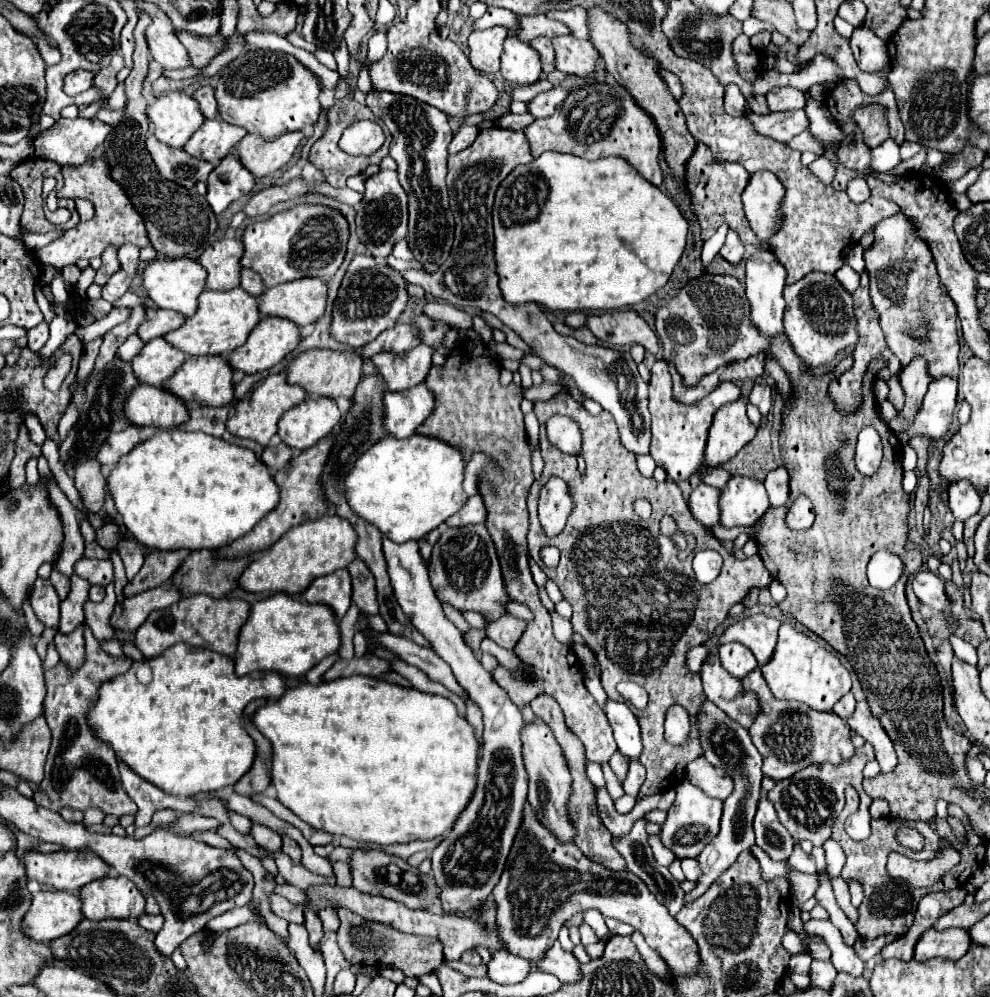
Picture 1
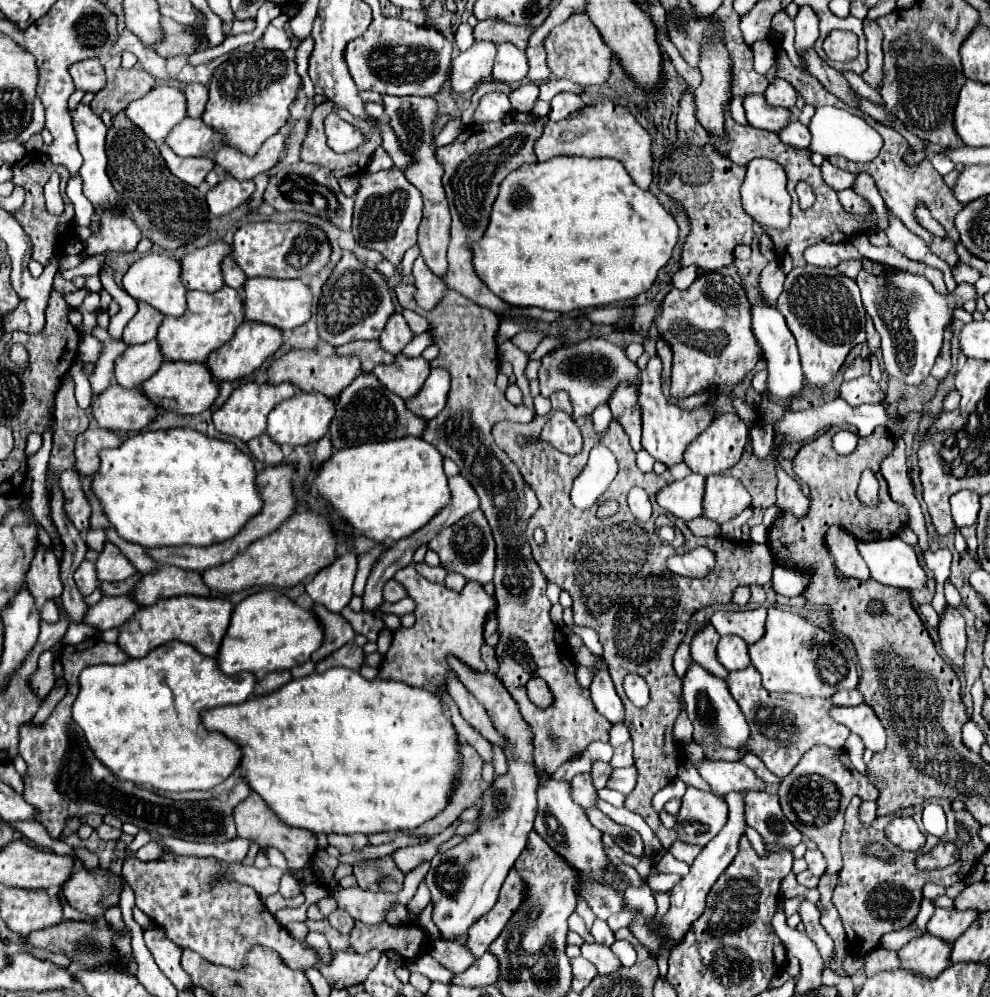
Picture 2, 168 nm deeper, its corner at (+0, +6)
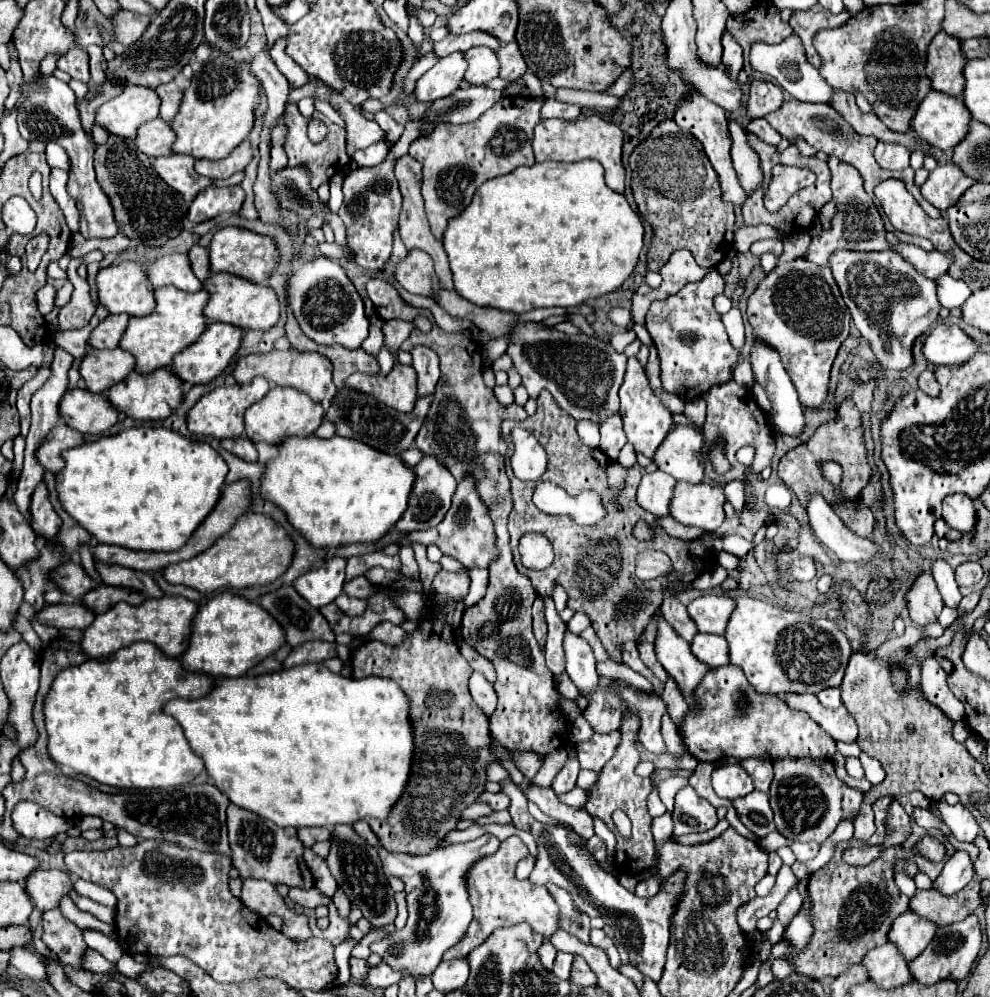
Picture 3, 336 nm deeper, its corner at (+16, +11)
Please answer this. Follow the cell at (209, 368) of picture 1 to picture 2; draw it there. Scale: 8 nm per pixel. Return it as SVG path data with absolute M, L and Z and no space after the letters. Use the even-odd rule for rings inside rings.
M164 362L160 370L140 386L142 394L156 406L176 414L200 414L212 406L218 396L218 386L208 374L208 368L198 362Z

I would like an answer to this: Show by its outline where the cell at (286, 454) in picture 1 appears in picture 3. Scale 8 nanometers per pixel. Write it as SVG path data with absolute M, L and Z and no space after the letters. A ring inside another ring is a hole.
M240 435L236 439L224 439L222 447L234 455L238 455L244 461L258 461L258 451L252 441L248 441L246 435Z

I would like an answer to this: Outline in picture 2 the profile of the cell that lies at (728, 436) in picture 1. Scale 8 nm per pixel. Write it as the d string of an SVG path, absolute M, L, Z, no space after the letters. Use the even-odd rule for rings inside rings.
M720 414L712 420L712 424L700 434L700 438L692 440L688 450L684 452L684 462L688 464L688 468L700 476L712 476L712 474L724 474L726 470L730 470L742 456L744 452L744 444L748 438L748 428L744 426L744 422L740 422L740 418L736 418L736 414Z

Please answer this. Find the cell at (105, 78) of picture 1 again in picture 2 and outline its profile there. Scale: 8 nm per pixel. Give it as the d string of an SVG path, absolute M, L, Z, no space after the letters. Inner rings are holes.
M112 56L106 62L104 70L108 76L108 84L90 102L90 108L96 116L100 116L102 112L110 112L112 116L116 116L120 110L124 110L124 106L128 106L128 102L152 90L148 88L148 74L136 68L124 70L120 66L120 56Z

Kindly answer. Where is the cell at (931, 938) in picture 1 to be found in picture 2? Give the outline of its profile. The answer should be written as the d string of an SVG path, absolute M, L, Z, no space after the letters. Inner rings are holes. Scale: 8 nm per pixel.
M924 934L898 950L900 968L924 978L936 978L950 966L948 950L952 950L952 946Z

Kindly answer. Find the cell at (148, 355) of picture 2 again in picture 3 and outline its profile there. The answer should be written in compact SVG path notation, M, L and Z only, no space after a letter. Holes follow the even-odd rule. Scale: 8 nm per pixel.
M92 349L82 365L80 377L92 393L108 393L116 381L122 381L136 367L136 359L126 349Z

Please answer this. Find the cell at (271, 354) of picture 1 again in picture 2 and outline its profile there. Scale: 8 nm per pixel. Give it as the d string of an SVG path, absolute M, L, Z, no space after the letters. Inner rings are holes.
M242 322L234 336L220 346L220 350L214 350L212 354L208 354L206 366L210 370L210 374L224 382L224 380L238 380L244 376L250 376L256 368L260 368L264 364L266 358L270 358L278 348L282 346L282 332L280 330L272 330L272 326L260 326L256 322Z

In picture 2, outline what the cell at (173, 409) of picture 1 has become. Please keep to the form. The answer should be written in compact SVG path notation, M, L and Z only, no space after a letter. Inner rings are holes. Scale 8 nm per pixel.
M116 384L94 398L90 408L98 426L112 432L140 432L156 418L156 406L140 390L124 390Z

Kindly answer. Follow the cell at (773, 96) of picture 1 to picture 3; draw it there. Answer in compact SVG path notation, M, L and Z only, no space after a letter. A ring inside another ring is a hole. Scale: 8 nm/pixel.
M754 79L750 83L750 97L748 97L748 115L750 117L764 117L766 113L776 111L782 105L782 89L772 81Z

